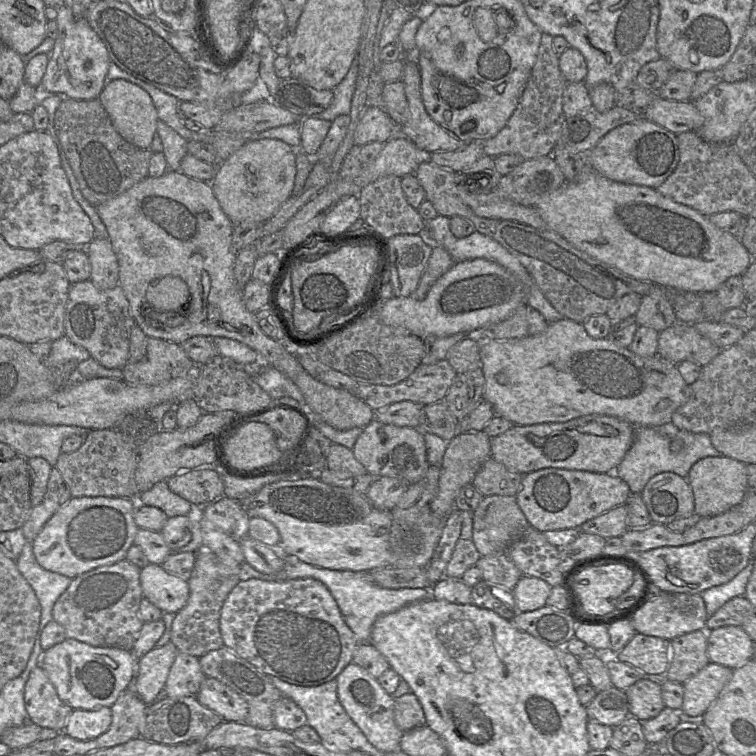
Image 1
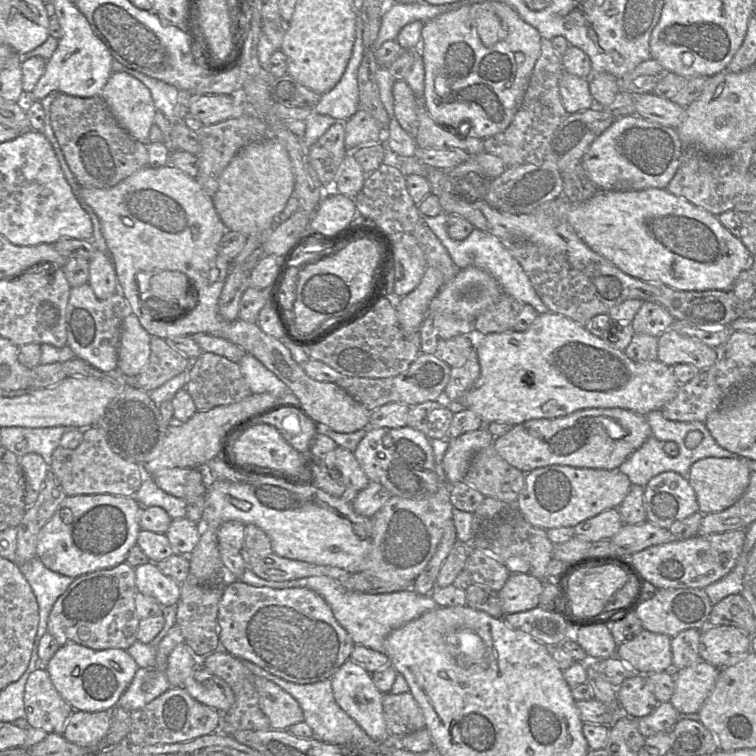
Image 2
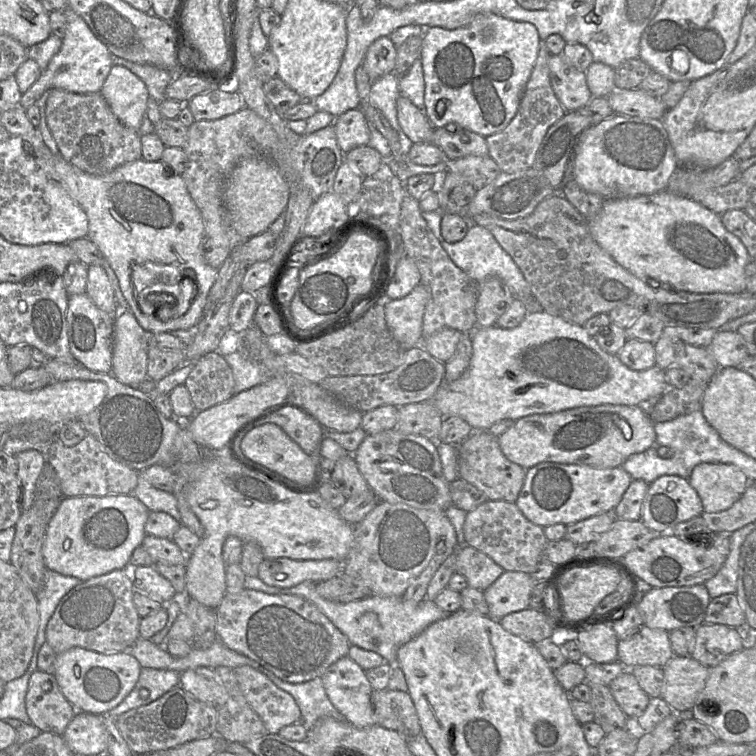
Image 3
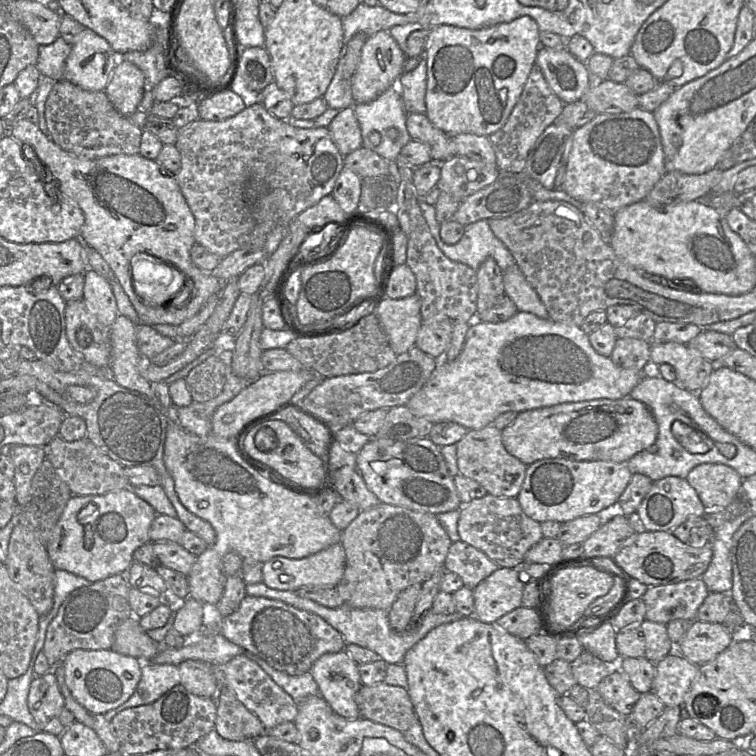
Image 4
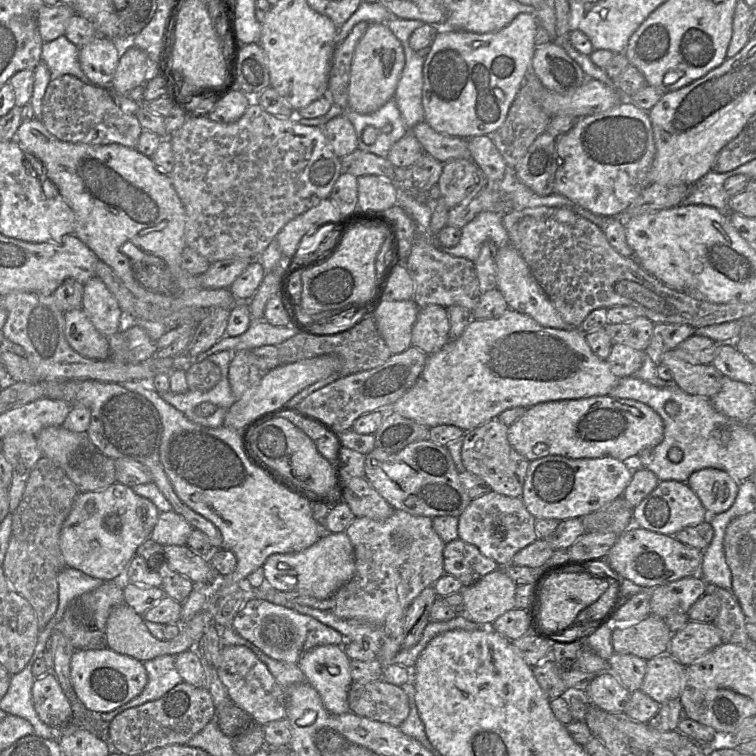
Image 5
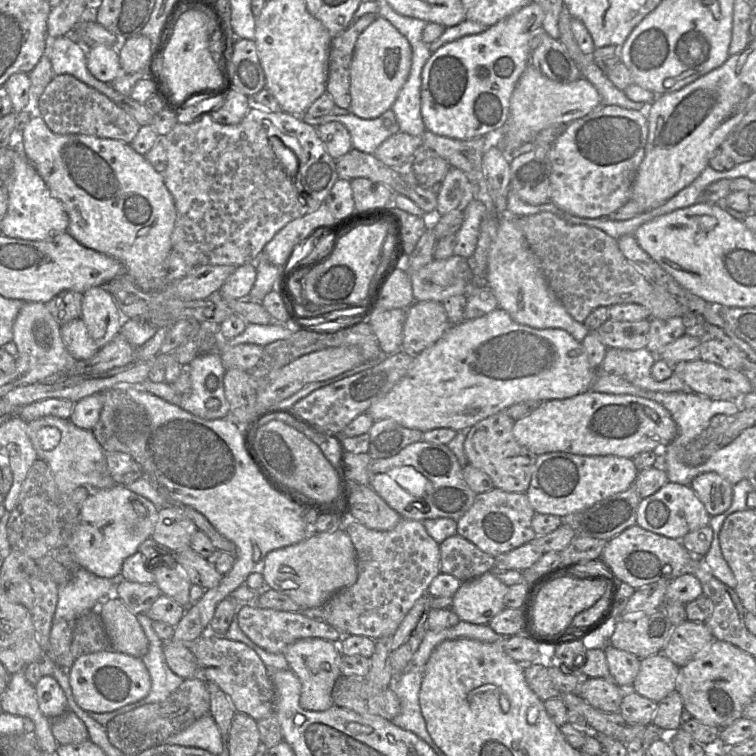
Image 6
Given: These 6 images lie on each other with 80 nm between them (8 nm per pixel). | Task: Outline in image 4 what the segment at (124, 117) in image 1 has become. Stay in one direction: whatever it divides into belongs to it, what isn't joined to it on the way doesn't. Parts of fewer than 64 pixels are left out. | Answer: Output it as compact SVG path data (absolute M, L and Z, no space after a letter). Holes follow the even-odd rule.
M119 61L115 66L105 93L115 109L125 117L139 108L146 90L143 72L130 61Z

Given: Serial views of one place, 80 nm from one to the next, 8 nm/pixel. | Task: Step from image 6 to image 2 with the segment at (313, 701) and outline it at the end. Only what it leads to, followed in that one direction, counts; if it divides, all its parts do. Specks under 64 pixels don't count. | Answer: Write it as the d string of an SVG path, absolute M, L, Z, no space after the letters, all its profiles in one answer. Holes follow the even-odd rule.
M350 658L332 676L332 689L337 704L375 742L388 742L390 734L383 715L383 693L375 686L372 675Z

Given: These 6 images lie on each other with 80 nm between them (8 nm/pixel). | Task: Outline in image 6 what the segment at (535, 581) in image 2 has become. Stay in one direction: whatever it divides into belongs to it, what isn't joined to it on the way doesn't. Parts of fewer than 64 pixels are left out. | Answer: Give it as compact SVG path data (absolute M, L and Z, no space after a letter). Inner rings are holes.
M487 571L468 581L463 581L452 596L452 610L460 621L488 624L505 606L508 586Z

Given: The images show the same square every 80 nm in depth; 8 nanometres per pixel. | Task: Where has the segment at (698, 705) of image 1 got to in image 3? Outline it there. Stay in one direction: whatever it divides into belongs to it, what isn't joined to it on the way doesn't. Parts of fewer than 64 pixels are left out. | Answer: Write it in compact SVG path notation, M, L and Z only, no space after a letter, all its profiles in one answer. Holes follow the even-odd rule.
M674 655L663 667L663 698L673 712L691 710L704 688L709 668L691 656Z

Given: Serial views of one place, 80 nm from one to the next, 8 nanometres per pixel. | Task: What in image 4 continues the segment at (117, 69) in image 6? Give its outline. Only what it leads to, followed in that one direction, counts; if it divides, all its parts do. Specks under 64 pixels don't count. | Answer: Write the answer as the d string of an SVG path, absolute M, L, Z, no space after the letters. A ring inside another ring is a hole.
M85 27L77 36L77 41L72 45L71 52L65 62L63 79L89 91L104 91L114 70L119 62L119 55L110 46L109 42Z

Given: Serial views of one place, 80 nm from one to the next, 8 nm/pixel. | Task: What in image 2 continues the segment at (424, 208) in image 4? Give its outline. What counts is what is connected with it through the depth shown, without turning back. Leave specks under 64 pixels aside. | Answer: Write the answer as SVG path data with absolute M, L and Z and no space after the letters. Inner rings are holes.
M441 213L435 217L423 216L422 220L427 227L440 240L447 250L453 263L460 269L468 267L479 268L492 276L500 285L504 293L513 296L518 301L532 306L538 314L547 313L549 309L536 293L530 279L519 262L501 244L499 239L492 234L474 228L464 240L457 241L450 238L447 233L447 214Z

